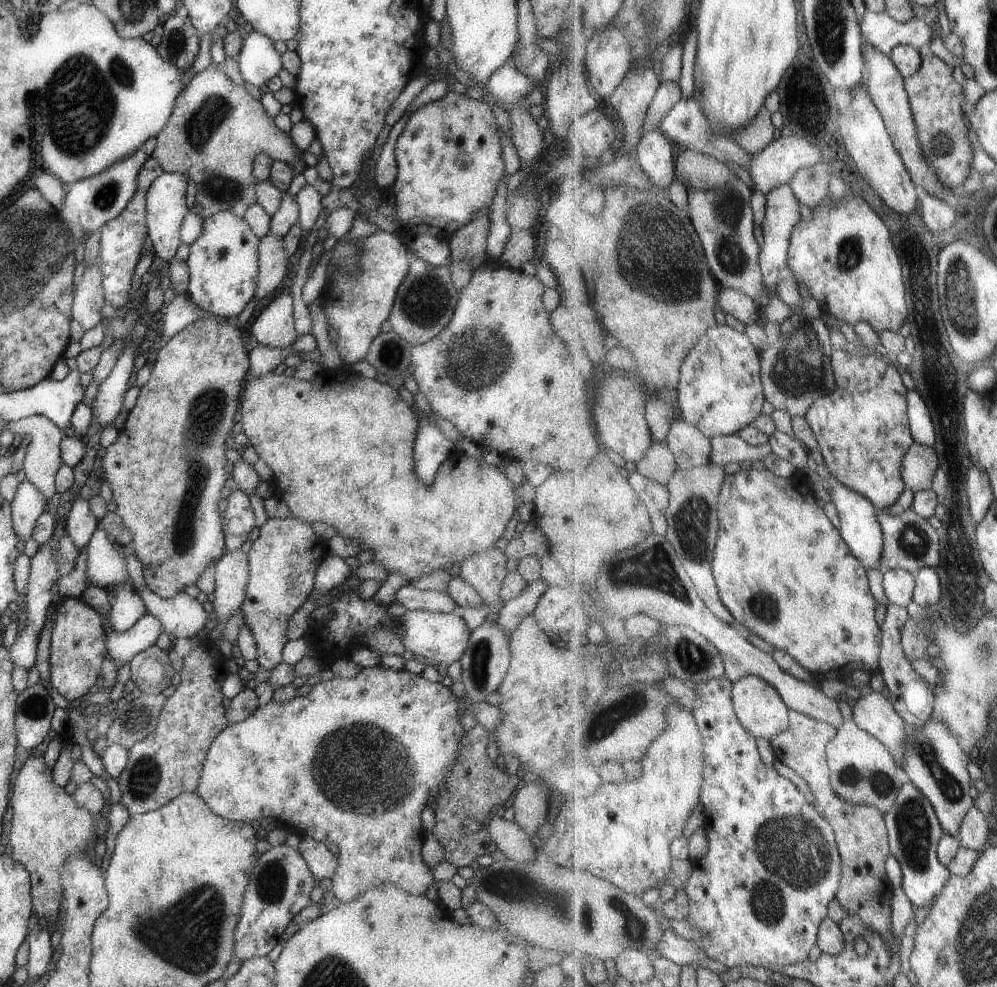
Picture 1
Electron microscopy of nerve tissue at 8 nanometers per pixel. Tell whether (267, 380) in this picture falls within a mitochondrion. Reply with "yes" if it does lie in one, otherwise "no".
no

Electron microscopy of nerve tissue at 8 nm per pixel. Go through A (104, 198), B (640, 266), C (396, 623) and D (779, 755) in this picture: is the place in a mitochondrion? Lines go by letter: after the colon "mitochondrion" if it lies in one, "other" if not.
A: mitochondrion
B: mitochondrion
C: other
D: other

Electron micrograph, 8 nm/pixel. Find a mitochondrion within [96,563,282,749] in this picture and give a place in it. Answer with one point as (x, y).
(135, 722)

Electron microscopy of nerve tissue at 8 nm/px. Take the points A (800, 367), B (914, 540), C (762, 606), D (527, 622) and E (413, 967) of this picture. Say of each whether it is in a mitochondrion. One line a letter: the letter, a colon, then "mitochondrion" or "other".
A: mitochondrion
B: mitochondrion
C: mitochondrion
D: other
E: other

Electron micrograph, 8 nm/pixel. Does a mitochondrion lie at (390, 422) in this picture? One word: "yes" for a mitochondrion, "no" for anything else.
no

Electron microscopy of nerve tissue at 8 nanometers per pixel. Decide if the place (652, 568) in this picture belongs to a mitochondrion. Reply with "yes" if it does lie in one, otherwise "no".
yes

